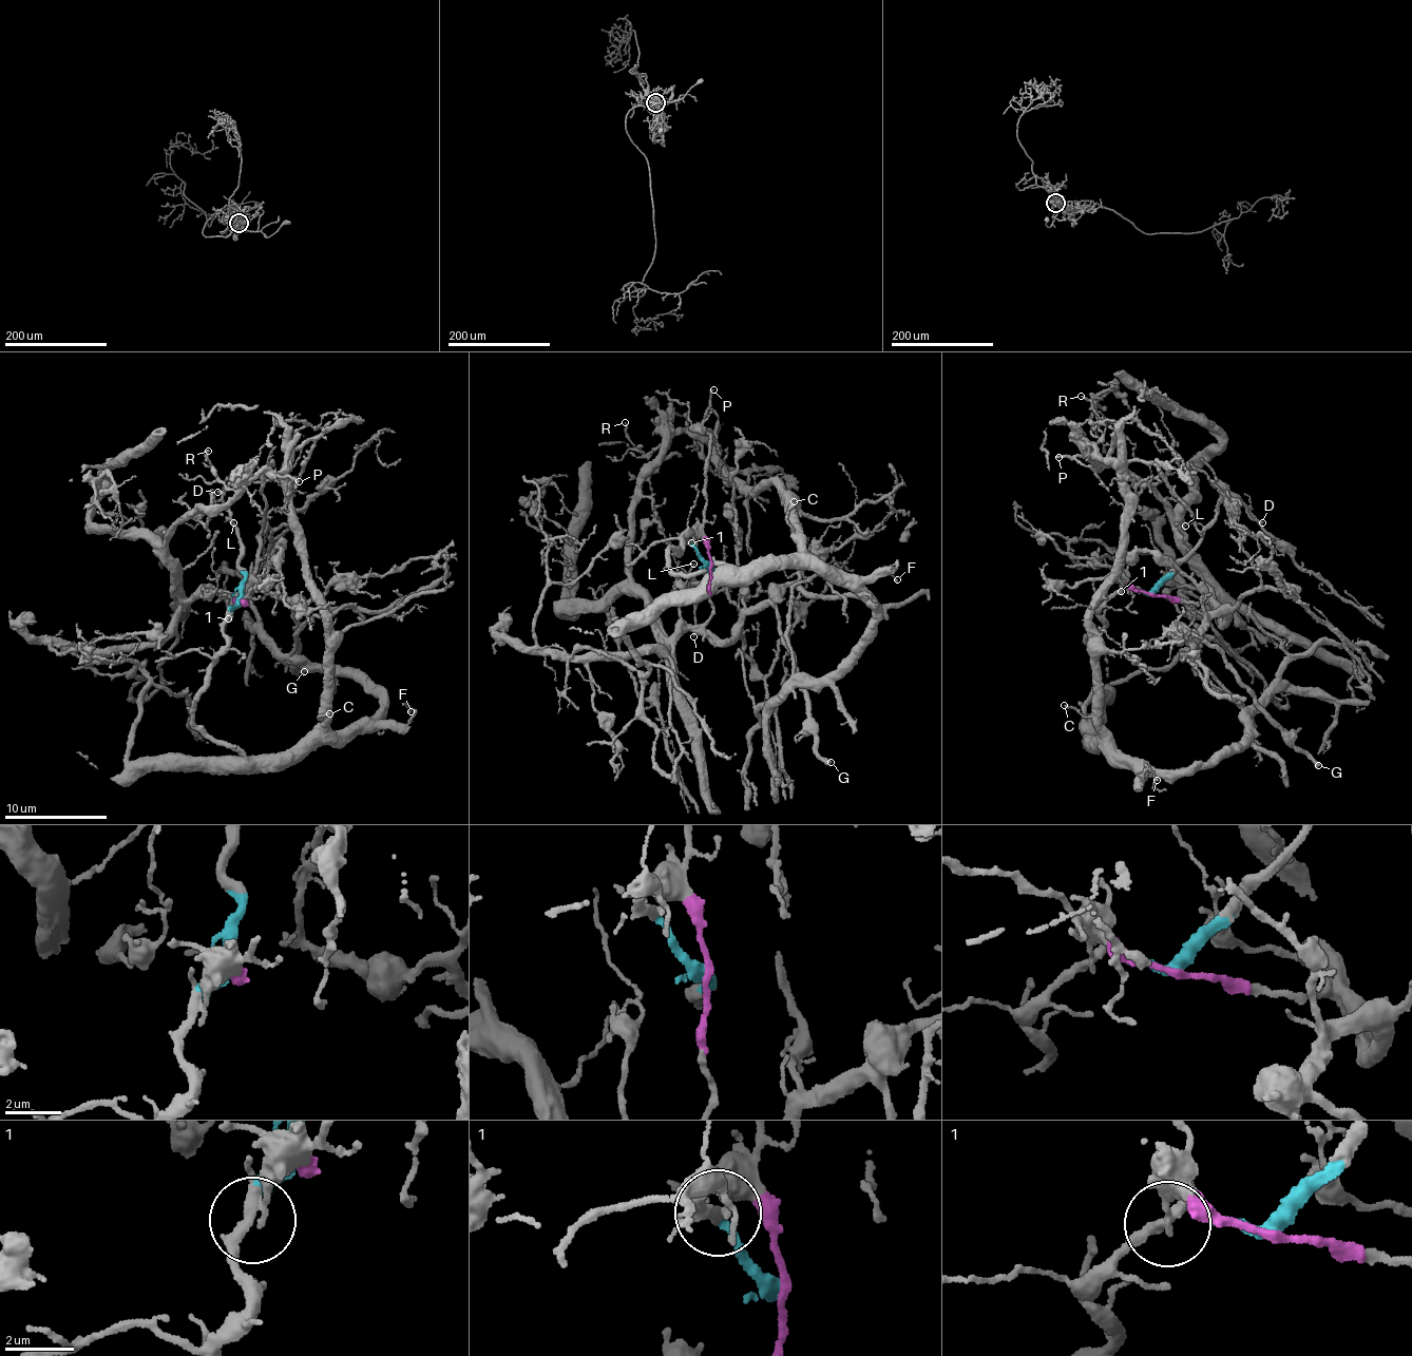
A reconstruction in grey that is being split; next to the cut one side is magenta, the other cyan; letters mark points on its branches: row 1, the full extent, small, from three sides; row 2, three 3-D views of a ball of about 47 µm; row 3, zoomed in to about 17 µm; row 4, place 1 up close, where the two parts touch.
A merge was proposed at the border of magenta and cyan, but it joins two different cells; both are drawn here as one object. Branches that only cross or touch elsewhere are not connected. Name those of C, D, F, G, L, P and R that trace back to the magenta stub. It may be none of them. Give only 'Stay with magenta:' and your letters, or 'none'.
Stay with magenta: G, P, R

